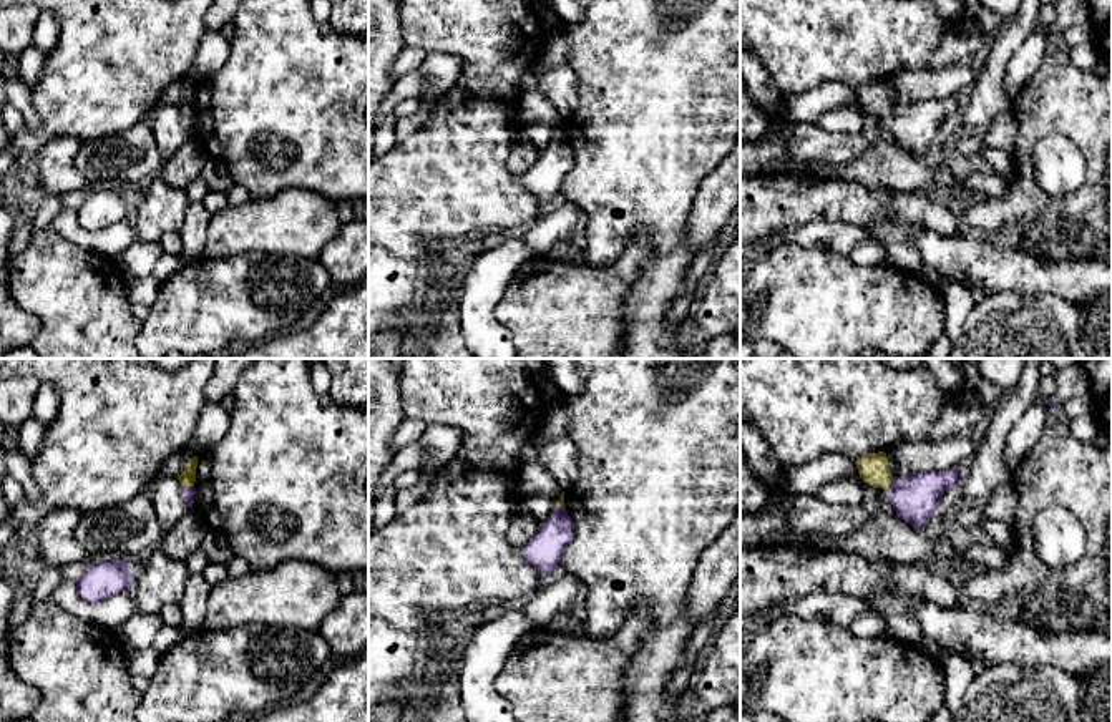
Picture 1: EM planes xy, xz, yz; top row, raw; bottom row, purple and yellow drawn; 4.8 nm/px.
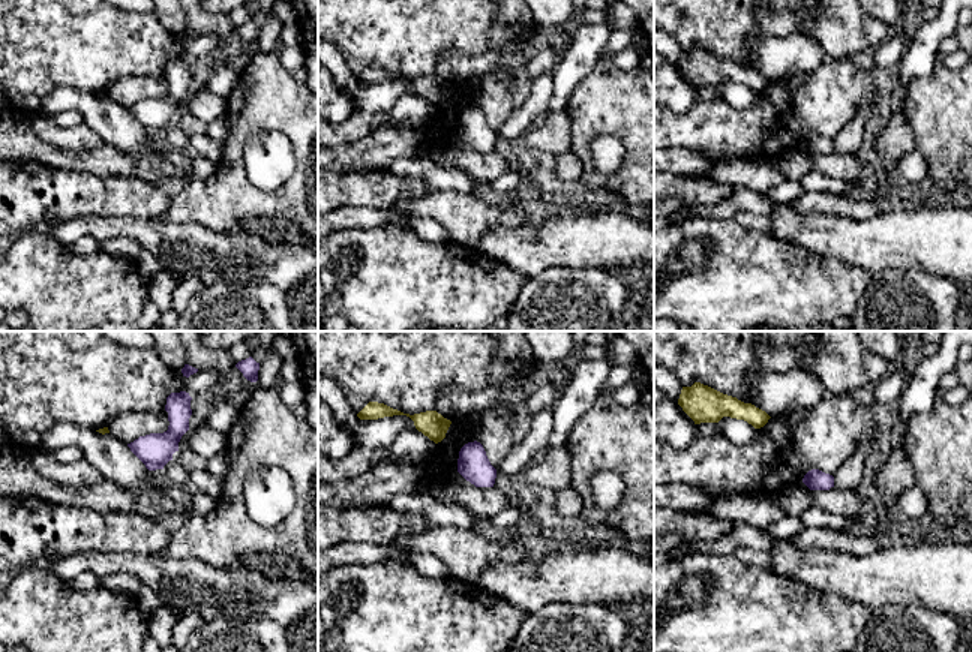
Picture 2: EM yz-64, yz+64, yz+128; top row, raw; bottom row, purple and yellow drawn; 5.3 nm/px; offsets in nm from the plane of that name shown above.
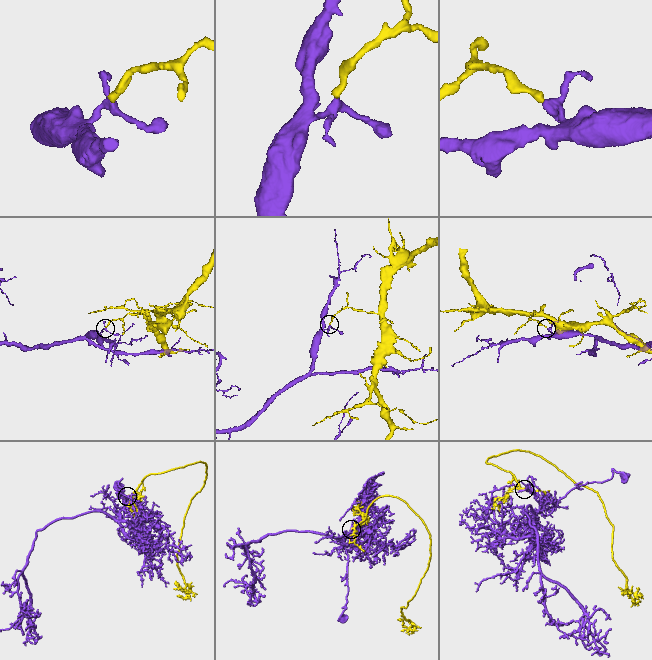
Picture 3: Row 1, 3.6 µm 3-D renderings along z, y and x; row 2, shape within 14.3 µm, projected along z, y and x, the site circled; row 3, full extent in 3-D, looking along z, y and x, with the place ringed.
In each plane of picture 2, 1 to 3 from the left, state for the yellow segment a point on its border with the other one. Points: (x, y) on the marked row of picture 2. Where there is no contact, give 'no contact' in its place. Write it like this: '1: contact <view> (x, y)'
1: no contact
2: no contact
3: no contact

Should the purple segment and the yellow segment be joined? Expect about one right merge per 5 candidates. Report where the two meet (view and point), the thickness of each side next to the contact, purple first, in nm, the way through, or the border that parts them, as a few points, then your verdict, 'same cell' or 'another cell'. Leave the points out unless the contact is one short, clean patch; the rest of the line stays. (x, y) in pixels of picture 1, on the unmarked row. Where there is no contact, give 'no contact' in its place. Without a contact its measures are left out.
contact yz (892, 112); calibres 220 and 140 nm; border yz (893, 105), (887, 118); another cell

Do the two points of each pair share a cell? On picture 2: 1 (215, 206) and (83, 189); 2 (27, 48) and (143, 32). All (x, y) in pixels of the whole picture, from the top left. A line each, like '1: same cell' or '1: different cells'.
1: different cells
2: same cell

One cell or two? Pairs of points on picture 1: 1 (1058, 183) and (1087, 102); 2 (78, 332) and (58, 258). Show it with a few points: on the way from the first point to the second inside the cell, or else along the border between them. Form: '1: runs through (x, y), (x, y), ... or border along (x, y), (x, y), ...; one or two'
1: border along (1034, 143), (1068, 136), (1086, 178); two
2: runs through (78, 314), (78, 299), (58, 276); one

